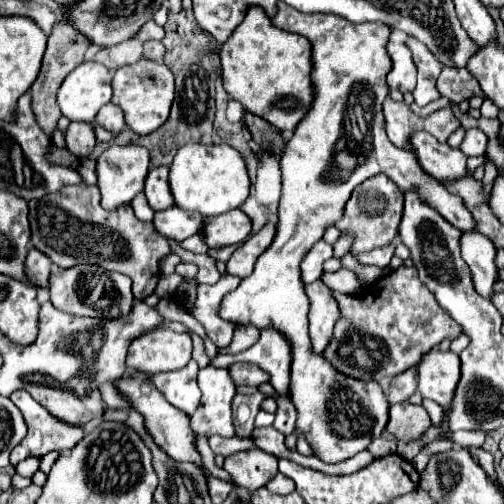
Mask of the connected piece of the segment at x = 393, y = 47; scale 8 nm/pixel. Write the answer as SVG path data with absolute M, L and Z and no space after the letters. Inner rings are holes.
M391 28L388 54L392 58L392 70L388 74L388 86L404 92L412 92L416 84L416 66L412 54L406 46L408 35L401 30ZM403 43L403 44L402 44Z

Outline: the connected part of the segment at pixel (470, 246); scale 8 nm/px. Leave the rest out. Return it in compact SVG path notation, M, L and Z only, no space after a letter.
M470 230L470 232L462 232L460 250L462 250L462 260L472 270L476 292L482 294L484 298L490 298L490 294L494 292L492 284L498 274L498 270L494 266L496 246L492 244L492 240L488 240L480 232Z

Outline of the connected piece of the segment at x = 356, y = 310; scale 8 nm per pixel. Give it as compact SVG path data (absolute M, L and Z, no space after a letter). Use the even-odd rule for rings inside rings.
M400 266L370 284L360 296L332 294L340 308L340 320L322 356L334 364L334 370L356 380L374 380L382 384L416 366L420 356L436 348L444 338L462 334L462 328L438 306L434 294L420 282L416 268Z

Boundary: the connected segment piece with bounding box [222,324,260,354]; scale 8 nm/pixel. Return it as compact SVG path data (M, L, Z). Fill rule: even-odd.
M240 324L234 330L234 340L226 348L222 348L222 352L224 354L238 354L238 352L254 346L258 336L260 336L258 328L252 328L252 324Z

